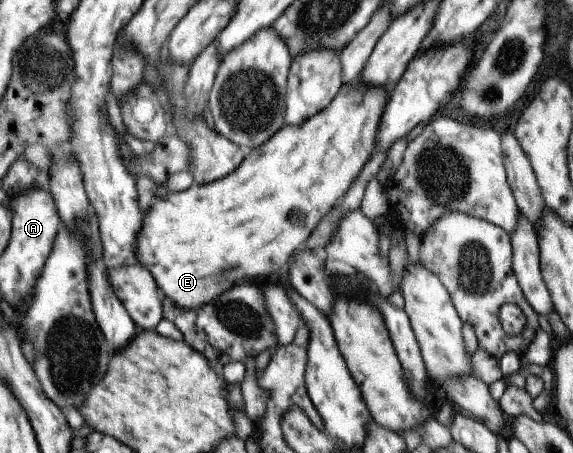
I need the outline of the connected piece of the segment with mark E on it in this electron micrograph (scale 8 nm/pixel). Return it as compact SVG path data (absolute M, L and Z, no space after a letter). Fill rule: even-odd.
M355 77L348 83L342 83L334 99L331 100L323 110L320 110L311 116L311 118L299 124L284 124L263 144L245 151L243 160L229 175L204 185L197 185L193 182L193 184L184 191L168 192L162 199L155 200L147 214L142 214L142 223L138 239L135 243L135 256L138 260L137 264L143 265L151 273L155 284L158 286L160 295L169 297L173 302L173 306L177 305L179 308L184 309L198 309L203 303L220 295L231 285L241 284L247 281L247 278L255 278L257 274L261 276L260 279L266 280L266 277L269 276L271 272L279 270L281 266L288 264L288 261L294 253L293 251L314 231L319 220L342 199L345 191L360 173L362 166L367 162L367 159L370 158L370 154L375 149L375 135L378 131L378 124L388 96L389 94L387 94L383 87L368 87L360 81L359 77Z

